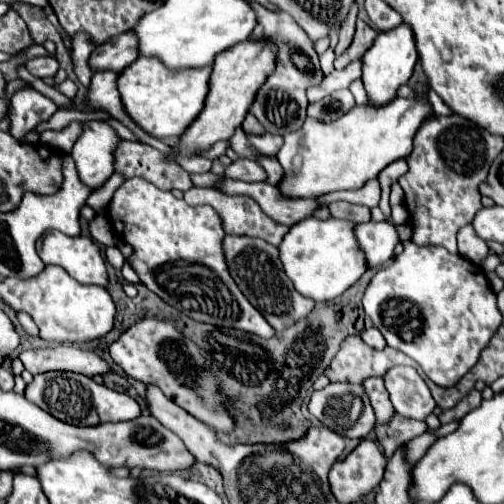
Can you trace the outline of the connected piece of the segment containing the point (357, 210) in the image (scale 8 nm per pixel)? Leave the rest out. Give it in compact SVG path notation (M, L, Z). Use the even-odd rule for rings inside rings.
M334 202L330 204L330 212L334 218L346 218L358 222L368 222L370 220L370 208L366 206L356 206L350 202Z

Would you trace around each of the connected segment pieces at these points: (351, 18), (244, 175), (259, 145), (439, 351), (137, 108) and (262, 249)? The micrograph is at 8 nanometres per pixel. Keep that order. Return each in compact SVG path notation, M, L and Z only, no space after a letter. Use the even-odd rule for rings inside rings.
M356 4L352 6L348 18L342 22L342 28L340 28L340 42L336 46L336 56L340 56L342 52L346 52L346 48L352 44L352 38L354 38L354 22L356 22L356 14L358 14L358 8Z
M240 158L240 160L232 162L226 168L226 174L224 176L226 178L232 178L232 180L244 180L244 182L266 180L266 172L254 160L248 160L248 158Z
M260 134L260 136L248 136L250 144L264 156L276 156L276 152L282 146L282 136L274 136L274 134Z
M401 241L401 243L404 247L402 254L396 256L396 260L392 264L380 268L376 272L376 276L372 278L372 282L368 284L364 298L362 298L364 312L372 318L374 326L382 332L388 346L414 358L432 382L446 388L446 386L456 384L478 362L480 352L488 346L488 340L496 334L498 326L502 324L502 316L500 316L500 310L496 304L496 294L492 292L492 288L484 276L484 270L478 264L462 258L460 254L450 254L446 248L436 248L436 246L416 246L412 241ZM392 298L410 300L420 310L422 328L410 342L406 342L400 334L392 332L382 322L382 304Z
M138 58L134 60L128 68L124 68L124 72L118 74L118 92L122 98L122 106L128 112L128 116L150 136L154 138L170 138L170 136L180 136L190 122L198 116L198 112L204 106L204 98L208 94L208 78L210 78L210 70L208 68L190 68L190 70L168 70L160 60L156 58Z
M226 236L222 248L230 276L244 292L248 302L266 318L266 322L276 332L282 332L284 324L296 324L296 320L302 320L314 310L314 302L310 298L304 298L300 292L296 292L296 288L284 274L276 246L250 236Z

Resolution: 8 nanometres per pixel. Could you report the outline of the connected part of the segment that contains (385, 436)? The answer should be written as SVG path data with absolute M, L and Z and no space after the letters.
M396 414L388 424L384 426L376 426L376 434L380 444L384 446L386 458L392 458L392 454L404 446L408 440L424 434L428 430L428 426L422 420L412 420L412 418L404 418L400 414Z

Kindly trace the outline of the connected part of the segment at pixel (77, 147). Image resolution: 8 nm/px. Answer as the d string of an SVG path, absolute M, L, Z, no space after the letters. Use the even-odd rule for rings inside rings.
M88 122L82 136L76 140L70 156L74 158L82 184L96 190L112 176L114 150L120 136L104 122Z

